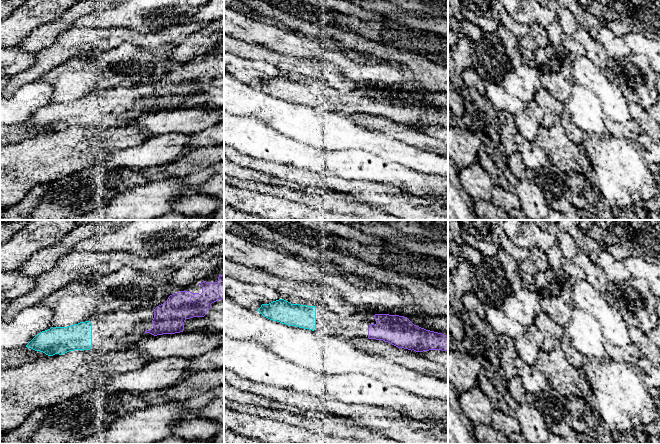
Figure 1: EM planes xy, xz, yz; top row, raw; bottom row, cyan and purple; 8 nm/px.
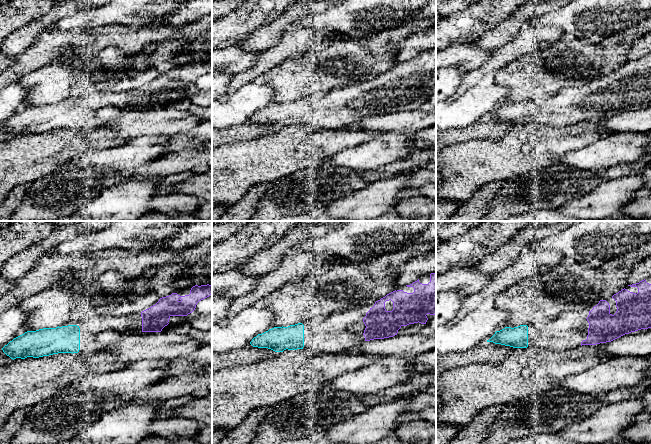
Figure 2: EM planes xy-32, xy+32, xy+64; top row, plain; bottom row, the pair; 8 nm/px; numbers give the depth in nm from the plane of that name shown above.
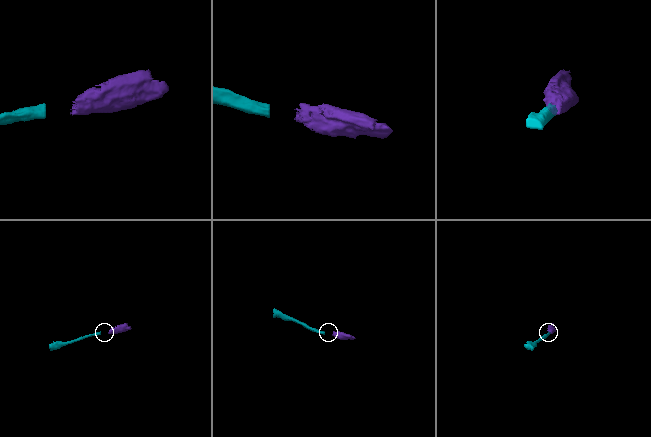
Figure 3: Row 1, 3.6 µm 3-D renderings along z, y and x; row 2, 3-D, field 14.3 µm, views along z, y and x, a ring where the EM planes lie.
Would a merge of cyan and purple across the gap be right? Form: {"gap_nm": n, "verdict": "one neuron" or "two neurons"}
{"gap_nm": 420, "verdict": "one neuron"}

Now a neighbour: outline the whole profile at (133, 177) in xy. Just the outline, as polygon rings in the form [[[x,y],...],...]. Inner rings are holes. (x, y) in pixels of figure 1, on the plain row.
[[[106,165],[91,166],[47,183],[48,190],[29,220],[65,220],[73,215],[99,210],[103,205],[107,205],[111,198],[126,189],[149,182],[151,180],[136,168],[114,168]]]

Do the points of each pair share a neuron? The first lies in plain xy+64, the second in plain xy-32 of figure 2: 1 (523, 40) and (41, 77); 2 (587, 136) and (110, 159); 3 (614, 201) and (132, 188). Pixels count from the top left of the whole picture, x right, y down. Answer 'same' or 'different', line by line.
1: different
2: different
3: same

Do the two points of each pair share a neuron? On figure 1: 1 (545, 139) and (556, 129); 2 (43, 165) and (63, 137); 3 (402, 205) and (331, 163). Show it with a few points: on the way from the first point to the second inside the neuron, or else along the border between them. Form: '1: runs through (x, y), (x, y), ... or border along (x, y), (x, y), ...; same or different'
1: runs through (548, 136), (553, 131); same
2: runs through (43, 158), (57, 144); same
3: border along (344, 178), (380, 182), (382, 184); different

